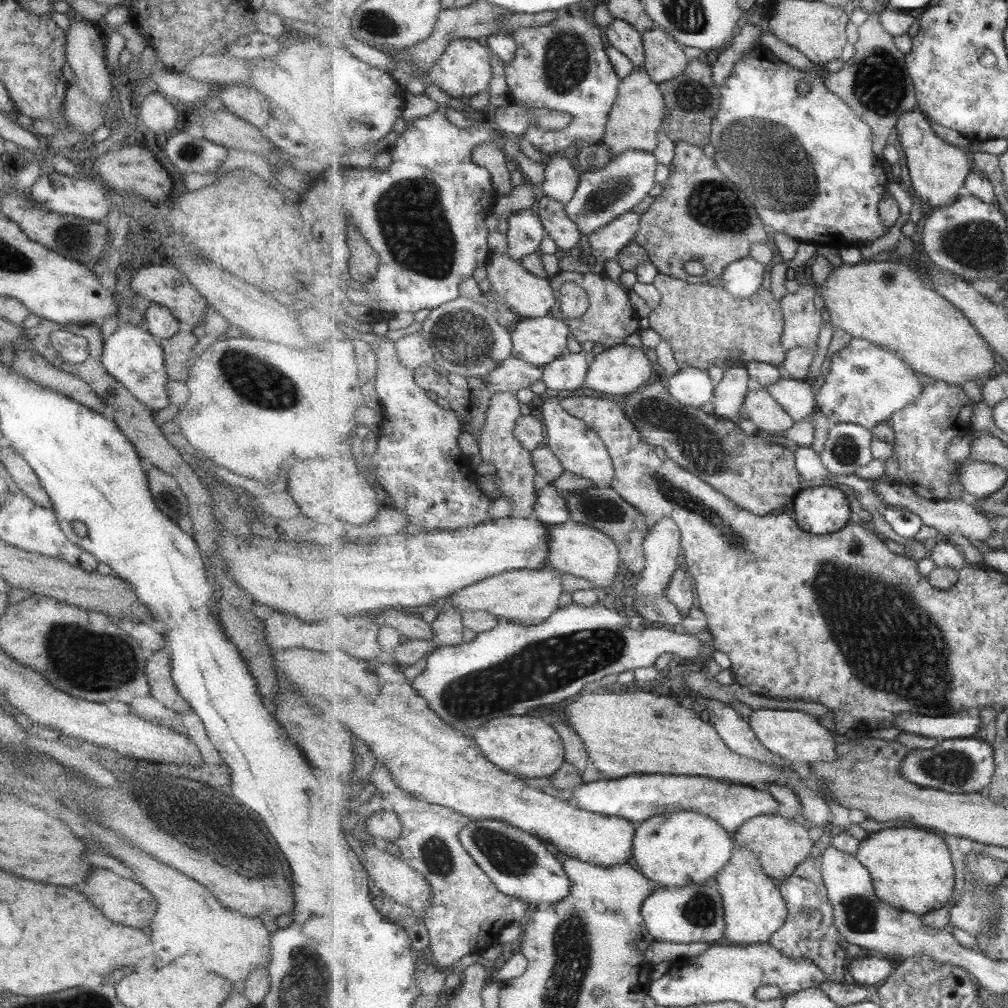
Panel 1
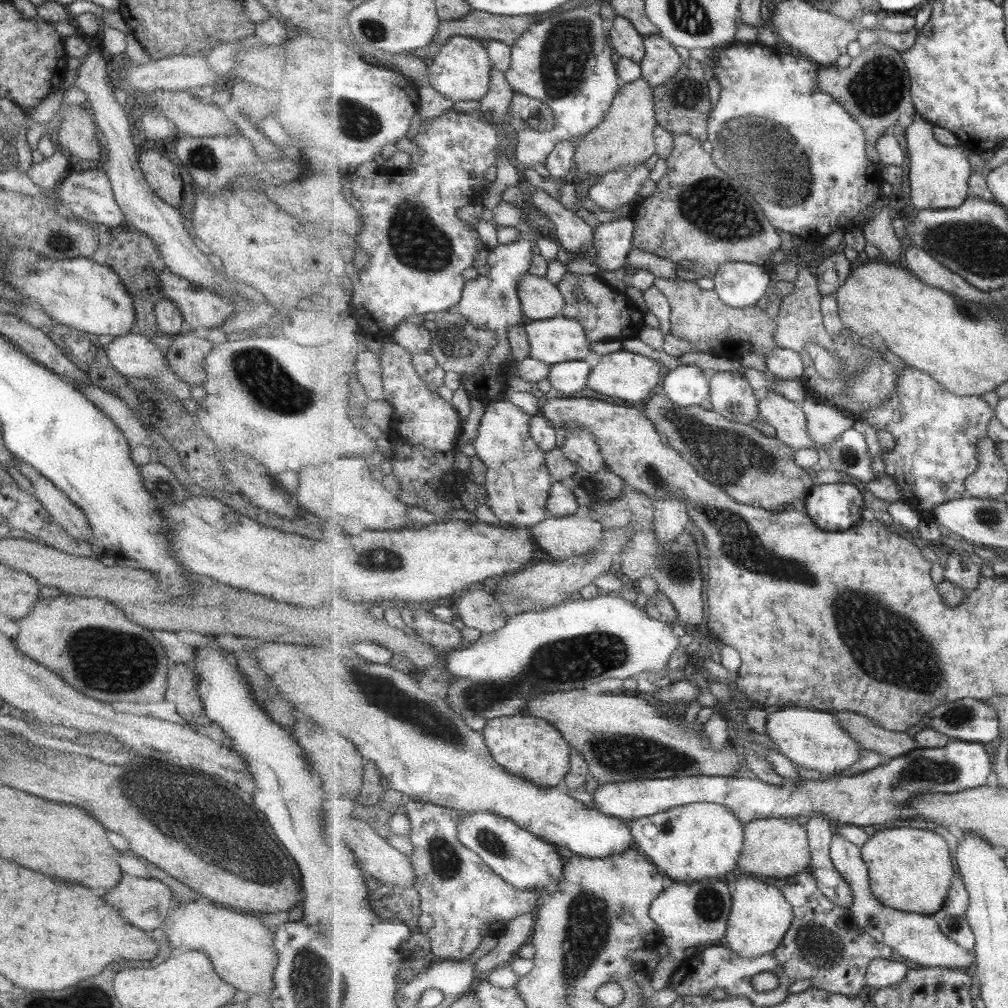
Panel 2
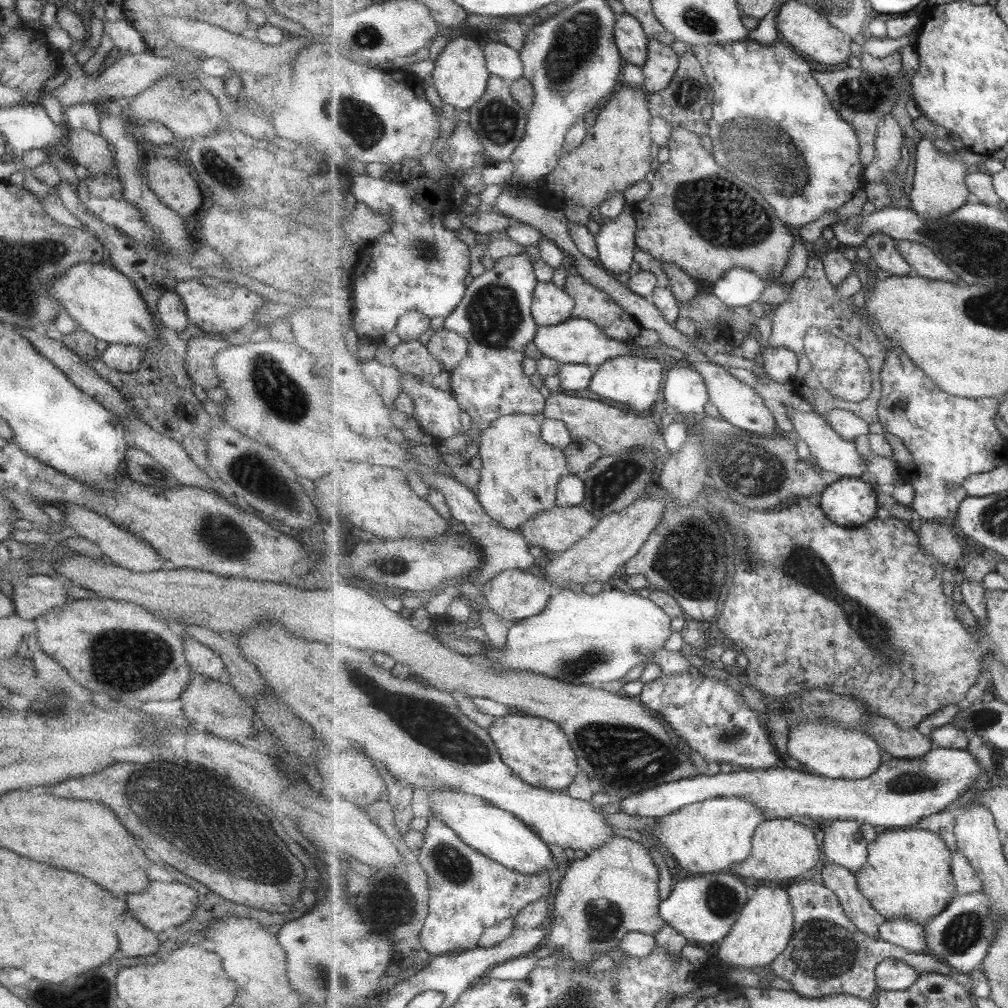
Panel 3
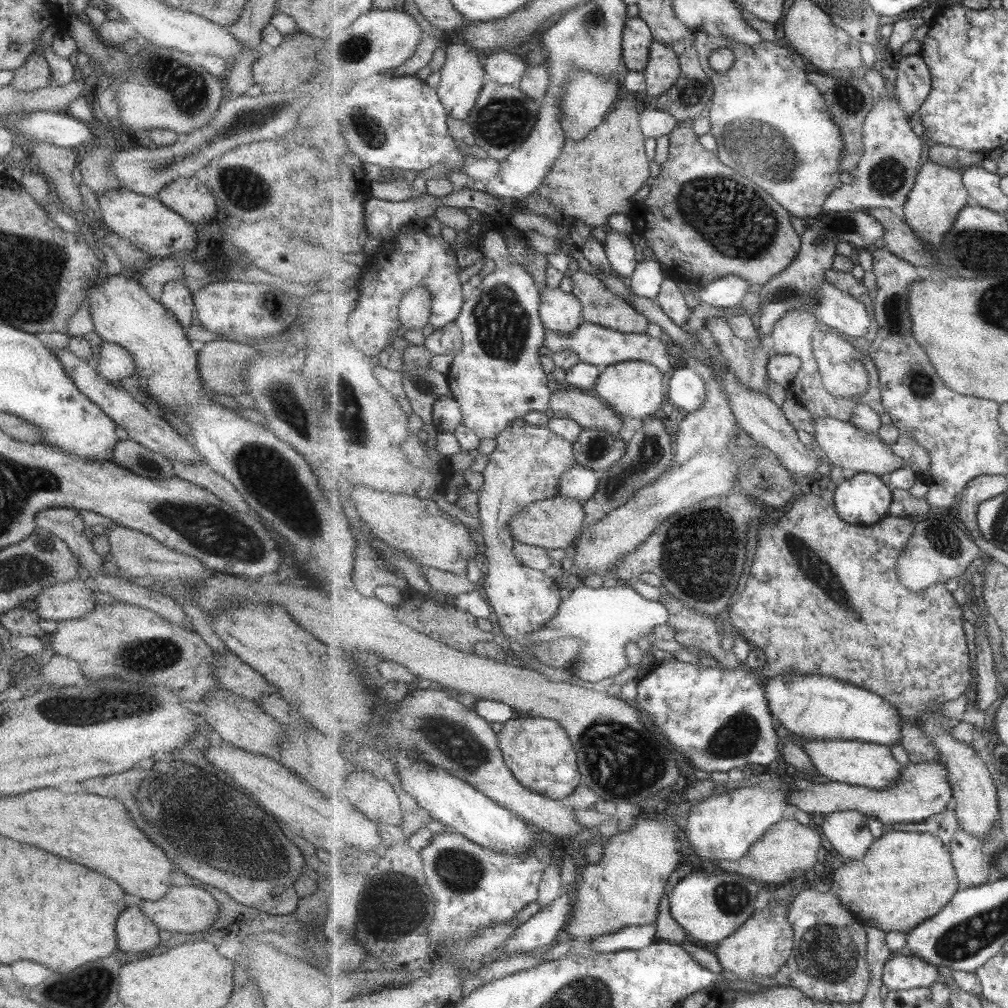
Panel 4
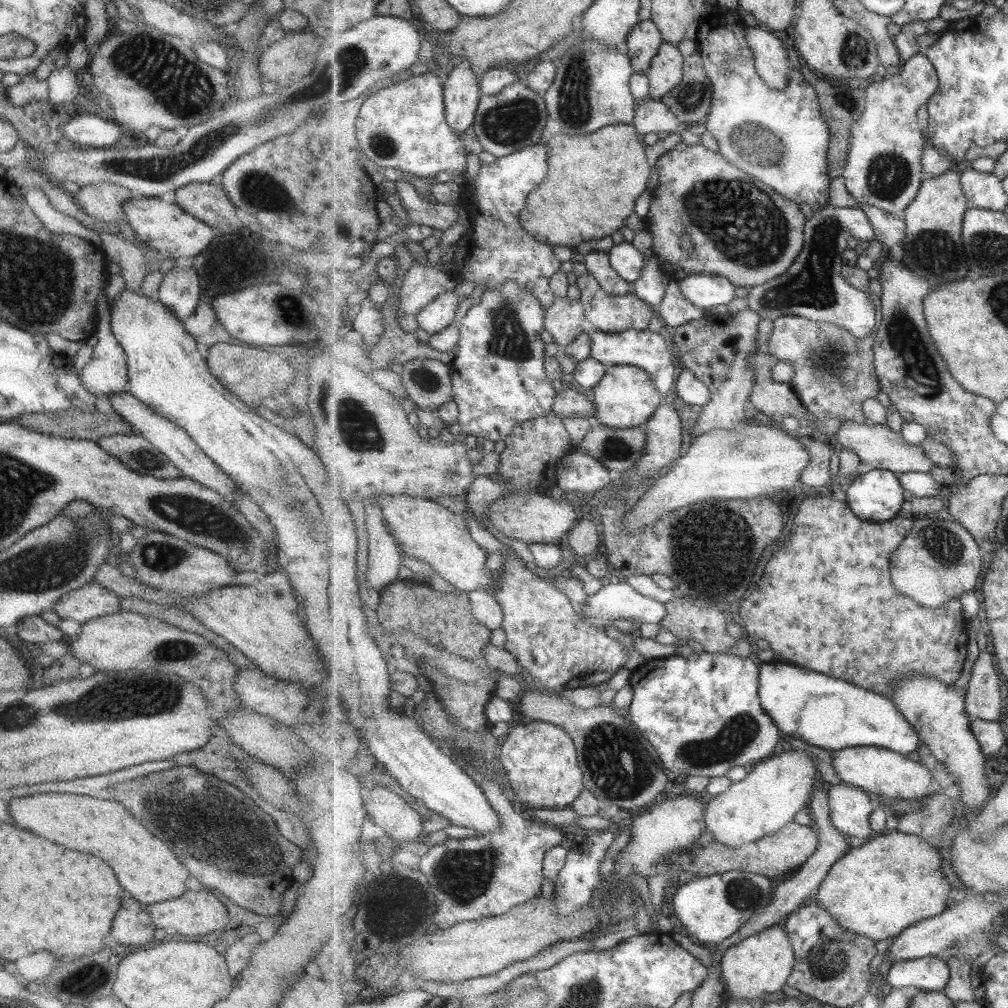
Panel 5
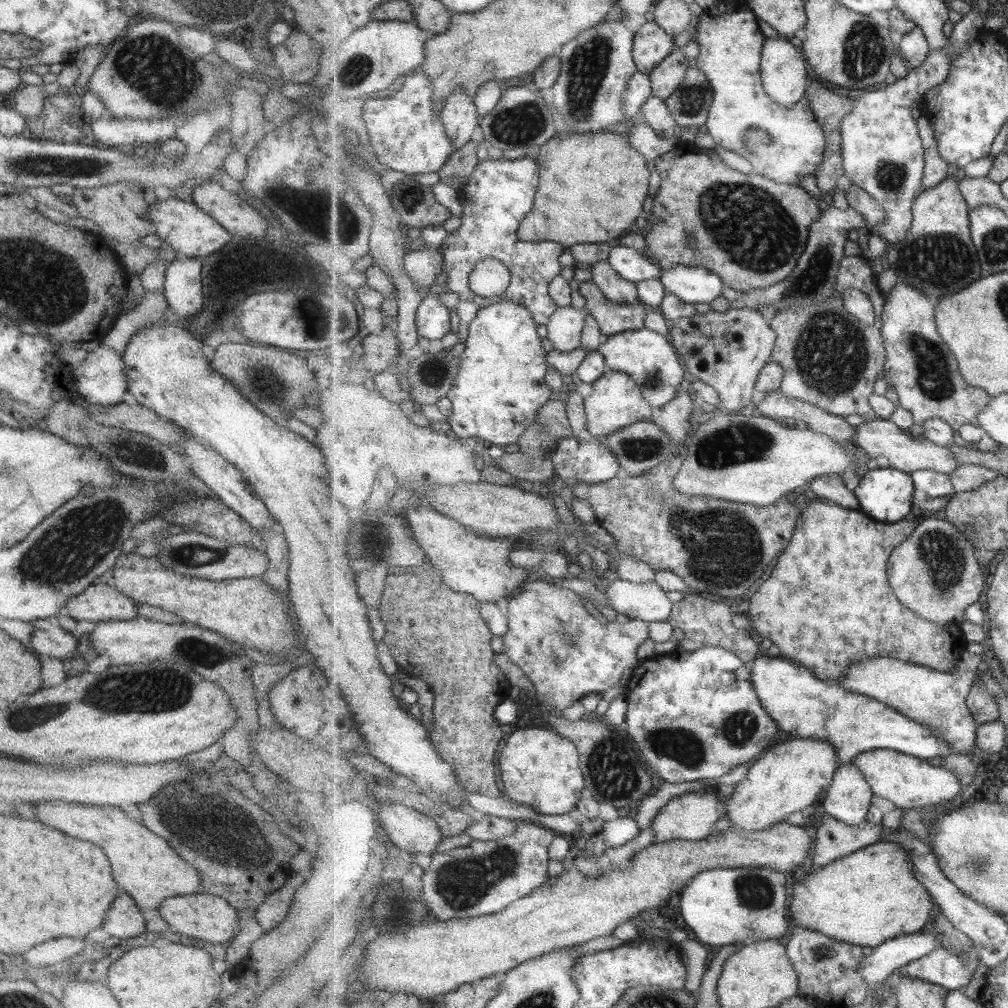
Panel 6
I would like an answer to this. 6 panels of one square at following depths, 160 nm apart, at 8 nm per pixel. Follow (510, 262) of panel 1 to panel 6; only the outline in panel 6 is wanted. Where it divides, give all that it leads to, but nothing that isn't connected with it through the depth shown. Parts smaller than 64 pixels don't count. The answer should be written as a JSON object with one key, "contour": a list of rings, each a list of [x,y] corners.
{"contour":[[[569,306],[558,307],[548,322],[548,340],[553,348],[571,352],[580,348],[586,323],[586,311]]]}

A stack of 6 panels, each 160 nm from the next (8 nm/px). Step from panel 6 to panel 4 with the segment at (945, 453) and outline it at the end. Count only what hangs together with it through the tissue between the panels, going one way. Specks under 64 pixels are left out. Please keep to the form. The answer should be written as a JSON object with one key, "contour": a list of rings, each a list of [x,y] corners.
{"contour":[[[813,417],[814,439],[822,452],[825,452],[832,466],[840,466],[856,473],[875,475],[891,475],[894,470],[907,465],[906,462],[893,452],[892,445],[883,443],[877,433],[865,432],[857,428],[851,421],[842,421],[831,417]]]}

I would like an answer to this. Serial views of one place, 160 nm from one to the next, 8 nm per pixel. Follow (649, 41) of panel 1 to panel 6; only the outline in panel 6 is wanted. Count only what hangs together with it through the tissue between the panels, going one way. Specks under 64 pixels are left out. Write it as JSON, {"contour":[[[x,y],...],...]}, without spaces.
{"contour":[[[676,46],[668,58],[649,75],[652,80],[652,96],[663,100],[672,96],[688,74],[687,60],[685,52]]]}

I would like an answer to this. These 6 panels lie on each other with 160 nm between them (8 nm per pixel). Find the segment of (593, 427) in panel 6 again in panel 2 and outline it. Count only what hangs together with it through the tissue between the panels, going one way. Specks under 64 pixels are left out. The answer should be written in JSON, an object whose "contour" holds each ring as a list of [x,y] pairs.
{"contour":[[[619,350],[593,361],[587,387],[598,393],[615,396],[615,398],[621,398],[627,403],[630,402],[635,405],[635,402],[649,400],[653,396],[655,386],[663,380],[665,373],[666,369],[659,360]]]}

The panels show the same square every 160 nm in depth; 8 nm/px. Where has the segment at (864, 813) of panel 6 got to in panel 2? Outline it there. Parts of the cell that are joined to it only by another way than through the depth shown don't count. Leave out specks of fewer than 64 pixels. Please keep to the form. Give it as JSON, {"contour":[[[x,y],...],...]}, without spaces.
{"contour":[[[836,833],[830,846],[830,855],[833,864],[842,874],[842,877],[851,887],[853,902],[850,906],[854,923],[860,932],[870,934],[877,942],[883,942],[905,960],[916,963],[920,967],[946,967],[974,969],[977,961],[976,951],[968,951],[959,946],[952,938],[949,938],[940,927],[940,919],[934,915],[924,915],[916,912],[903,912],[897,909],[883,906],[884,903],[877,900],[870,881],[868,863],[864,861],[861,847],[849,842],[847,838]]]}

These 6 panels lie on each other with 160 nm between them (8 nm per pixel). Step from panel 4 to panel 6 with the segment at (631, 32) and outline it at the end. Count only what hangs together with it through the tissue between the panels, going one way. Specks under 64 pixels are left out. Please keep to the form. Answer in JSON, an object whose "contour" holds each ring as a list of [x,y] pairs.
{"contour":[[[654,20],[646,22],[636,32],[634,40],[634,59],[638,72],[650,75],[675,49],[673,37],[665,33]]]}

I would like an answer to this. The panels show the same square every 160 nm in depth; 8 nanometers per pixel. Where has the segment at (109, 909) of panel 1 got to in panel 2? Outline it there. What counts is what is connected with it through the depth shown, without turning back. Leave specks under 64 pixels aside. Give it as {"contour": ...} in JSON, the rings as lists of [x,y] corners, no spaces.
{"contour":[[[122,873],[117,884],[103,894],[103,900],[112,906],[131,925],[139,930],[159,928],[171,908],[171,885],[164,879],[142,878]]]}

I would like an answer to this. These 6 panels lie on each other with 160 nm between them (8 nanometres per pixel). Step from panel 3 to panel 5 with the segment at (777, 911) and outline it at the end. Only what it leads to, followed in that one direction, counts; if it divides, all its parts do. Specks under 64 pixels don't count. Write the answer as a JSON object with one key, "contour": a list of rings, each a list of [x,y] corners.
{"contour":[[[775,925],[771,928],[766,928],[756,935],[738,942],[736,945],[729,947],[723,954],[722,968],[725,984],[726,999],[741,999],[752,1001],[760,999],[766,1001],[769,994],[780,991],[783,986],[787,986],[787,982],[792,977],[794,967],[796,966],[796,950],[789,938],[788,932]]]}

